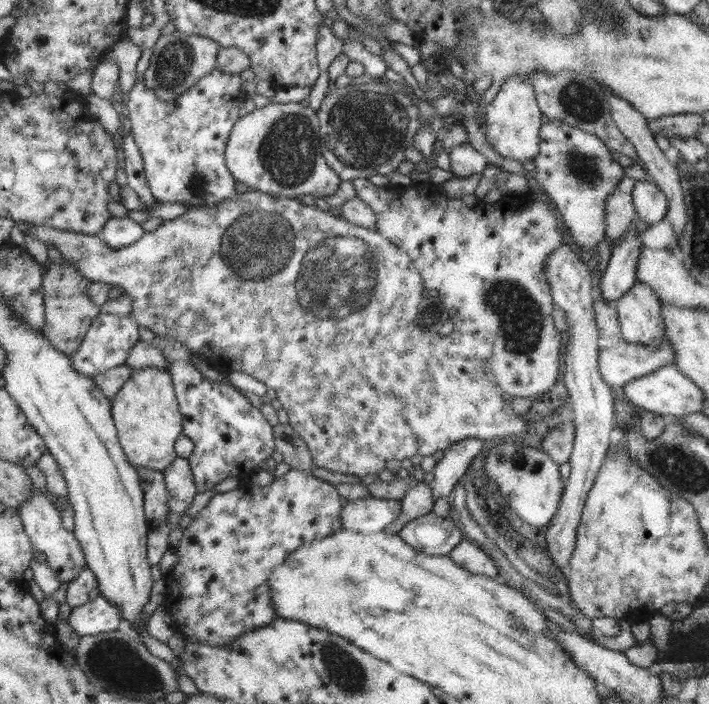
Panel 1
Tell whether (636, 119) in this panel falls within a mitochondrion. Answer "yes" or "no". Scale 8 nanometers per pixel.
no

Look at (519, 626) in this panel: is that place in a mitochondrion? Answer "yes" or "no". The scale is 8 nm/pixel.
yes

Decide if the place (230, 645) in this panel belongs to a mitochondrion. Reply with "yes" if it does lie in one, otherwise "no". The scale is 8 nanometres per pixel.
no

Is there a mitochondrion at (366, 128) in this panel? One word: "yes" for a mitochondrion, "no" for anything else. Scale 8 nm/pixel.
yes

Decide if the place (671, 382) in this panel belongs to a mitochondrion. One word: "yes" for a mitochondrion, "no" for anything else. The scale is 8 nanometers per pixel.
no

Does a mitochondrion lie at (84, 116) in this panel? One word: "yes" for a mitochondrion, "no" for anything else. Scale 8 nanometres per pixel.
no

